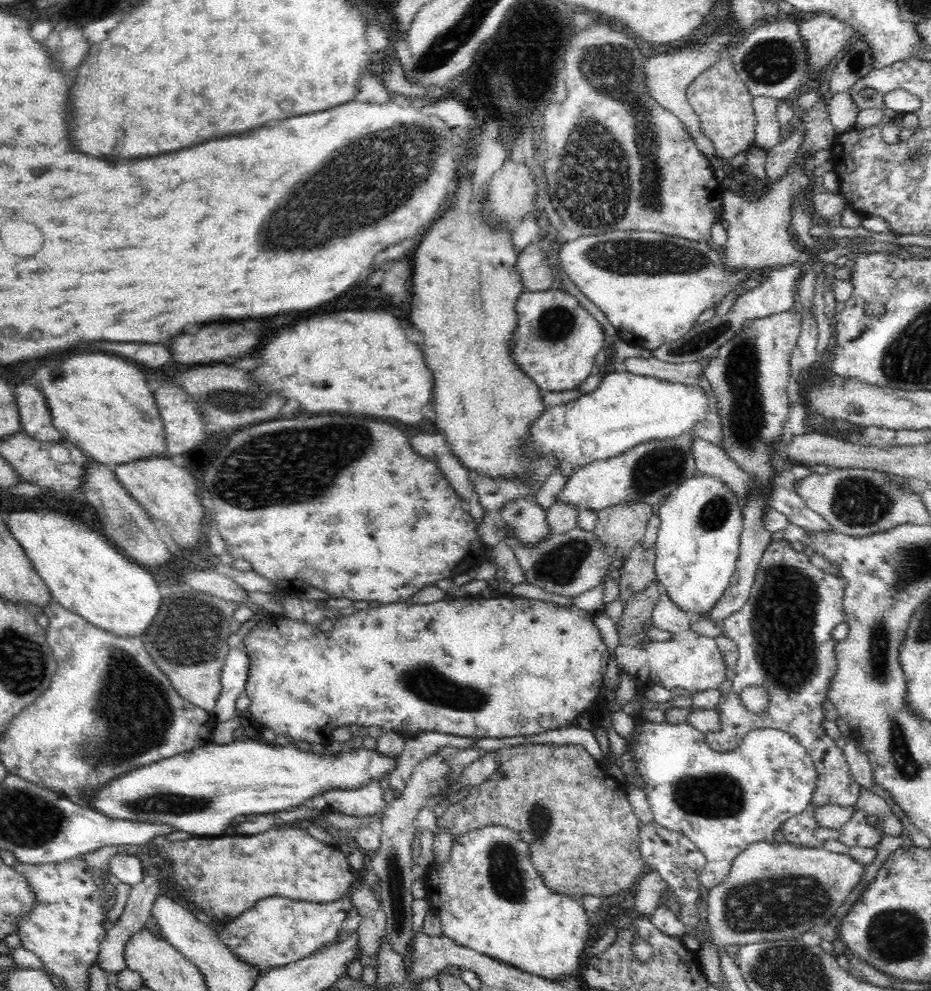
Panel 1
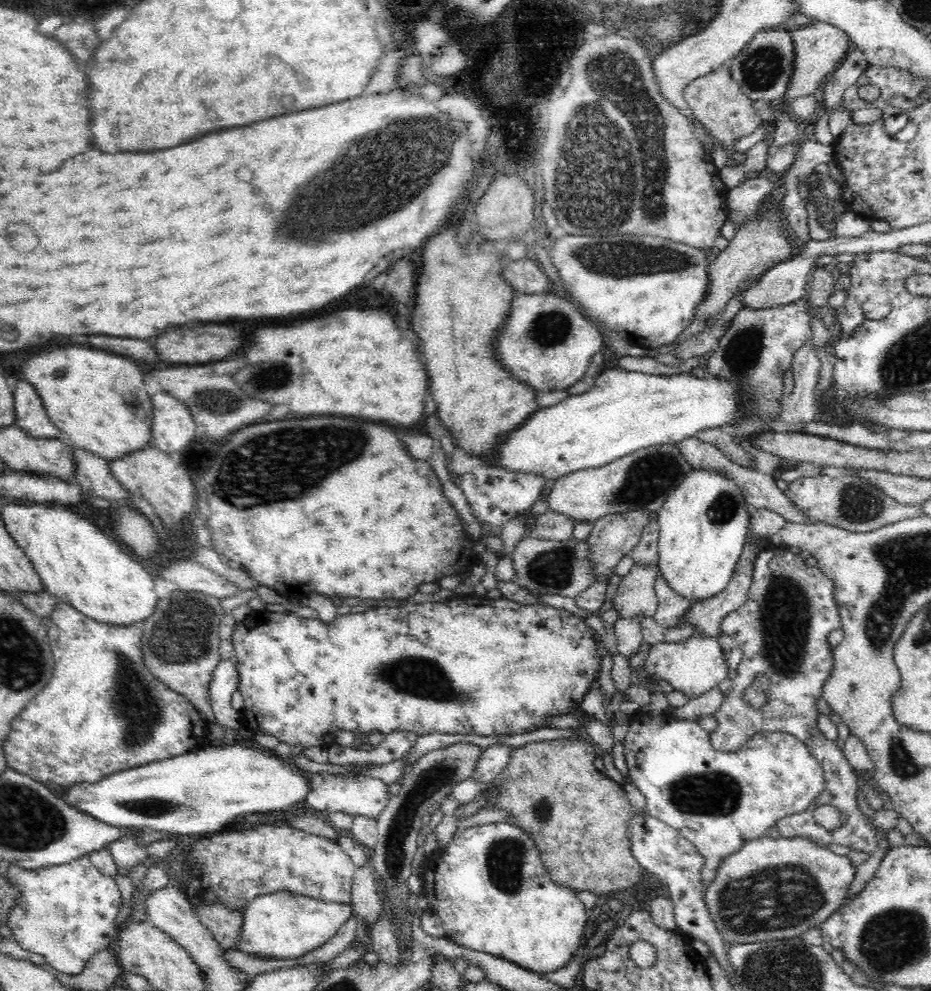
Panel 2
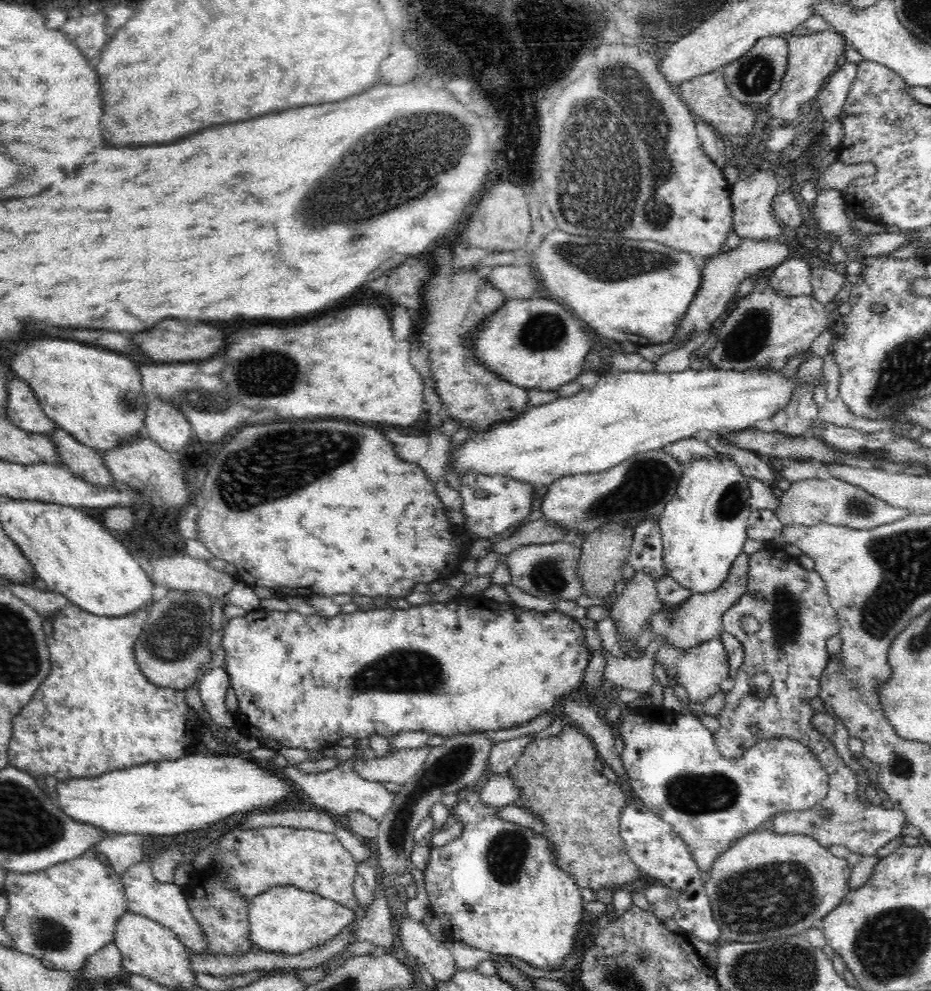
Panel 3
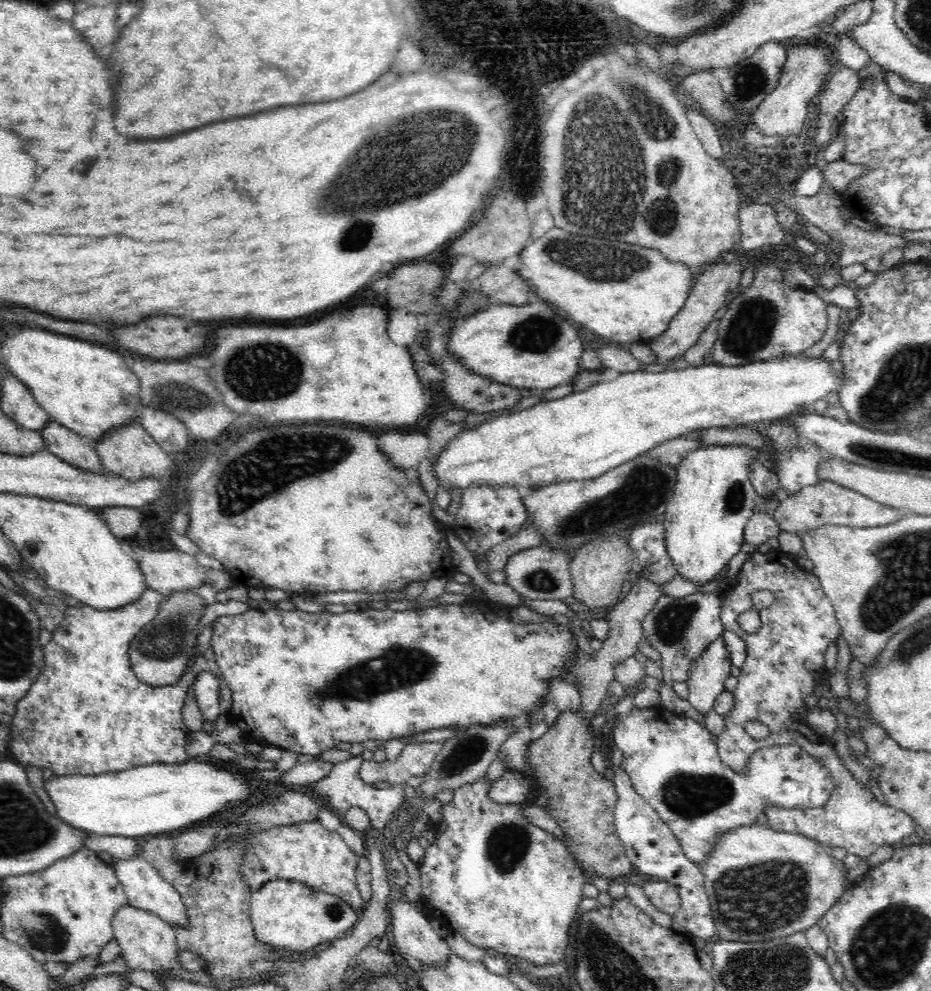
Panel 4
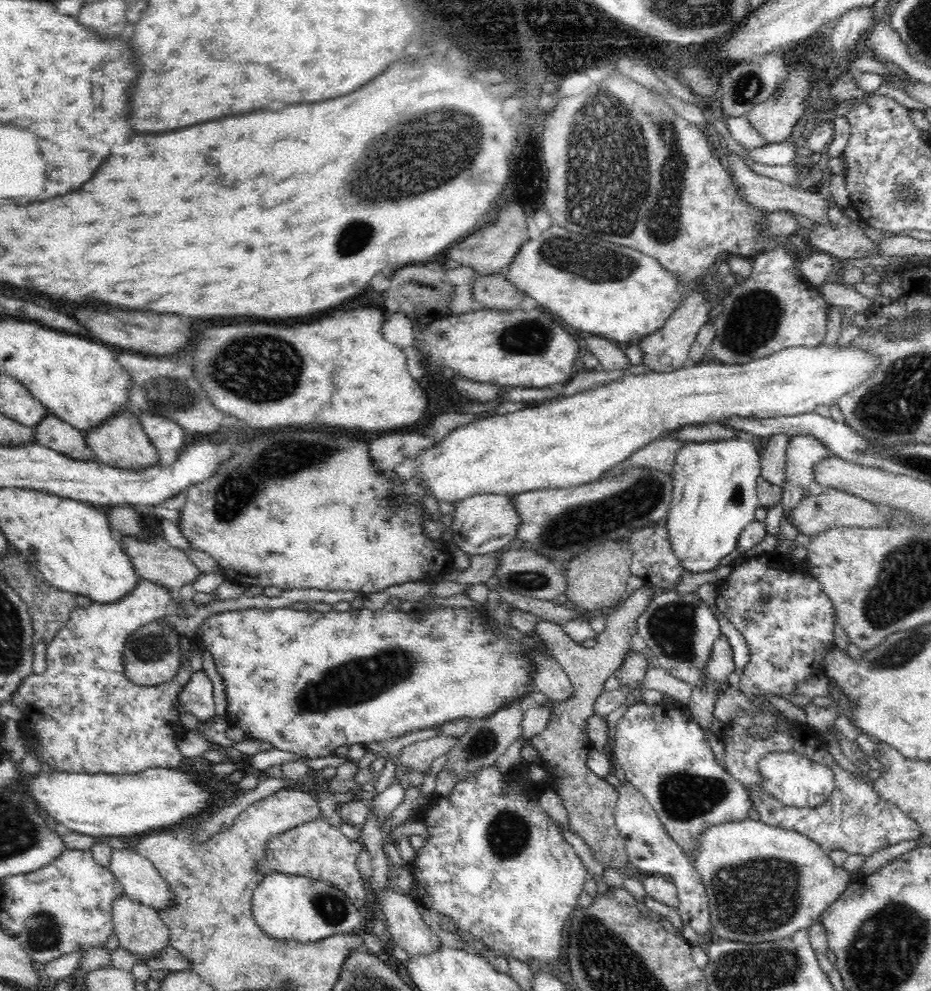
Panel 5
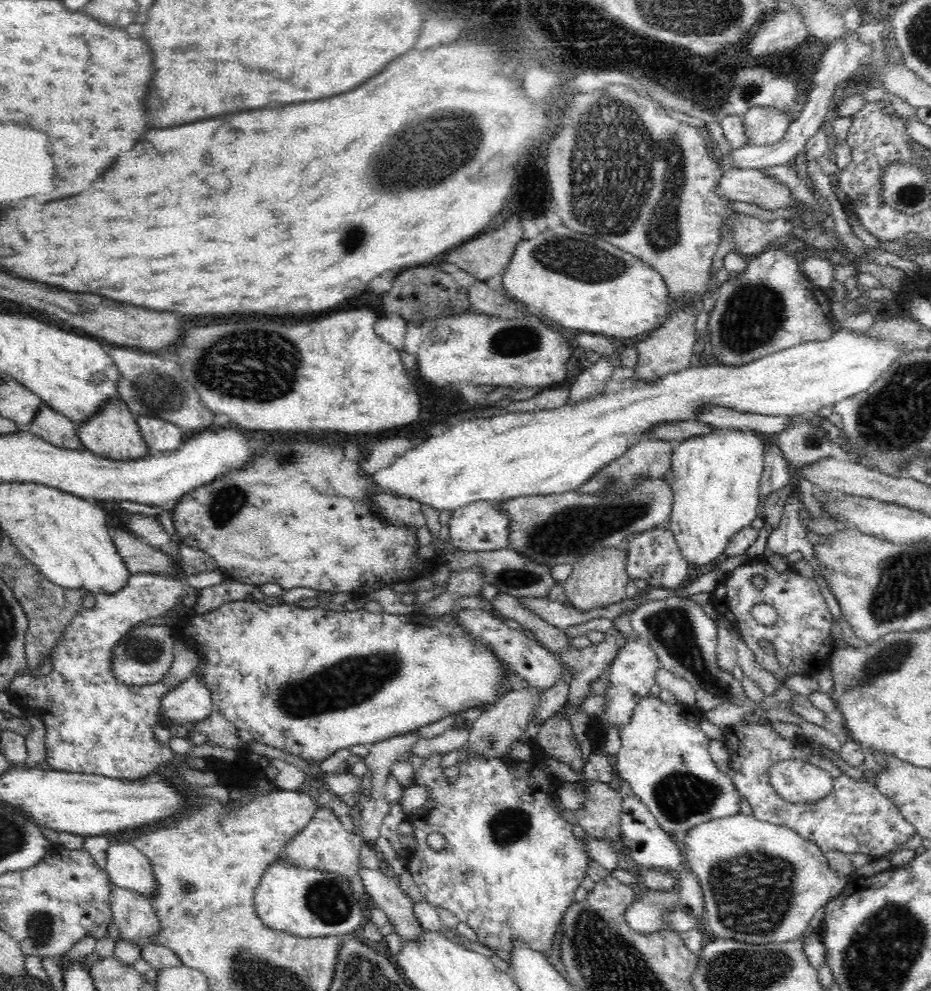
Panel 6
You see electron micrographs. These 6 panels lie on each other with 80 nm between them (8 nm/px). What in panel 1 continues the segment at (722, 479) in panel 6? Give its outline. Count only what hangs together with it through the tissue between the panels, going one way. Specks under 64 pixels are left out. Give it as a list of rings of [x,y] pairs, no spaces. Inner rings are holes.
[[[697,474],[684,481],[665,498],[664,504],[658,505],[657,515],[660,526],[655,545],[656,582],[665,589],[668,596],[688,616],[700,618],[714,608],[716,601],[730,586],[735,573],[740,551],[740,538],[744,530],[744,515],[740,509],[740,498],[722,480]]]

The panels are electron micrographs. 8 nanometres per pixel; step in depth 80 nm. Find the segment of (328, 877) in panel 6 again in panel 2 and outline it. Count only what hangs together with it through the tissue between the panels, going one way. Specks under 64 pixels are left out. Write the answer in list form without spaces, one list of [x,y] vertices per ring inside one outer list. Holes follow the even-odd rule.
[[[286,891],[260,896],[243,912],[244,925],[237,949],[264,959],[299,959],[328,943],[354,914],[351,905],[323,902]]]

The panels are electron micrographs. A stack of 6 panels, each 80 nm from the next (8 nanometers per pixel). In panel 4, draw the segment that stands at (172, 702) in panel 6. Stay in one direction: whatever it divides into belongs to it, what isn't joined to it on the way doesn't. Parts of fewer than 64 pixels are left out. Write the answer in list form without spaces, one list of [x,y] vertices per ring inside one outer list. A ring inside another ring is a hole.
[[[210,671],[202,672],[196,676],[196,682],[194,682],[192,688],[196,704],[204,719],[215,721],[221,713],[218,703],[218,690],[220,682],[223,681],[222,676],[216,677]]]

